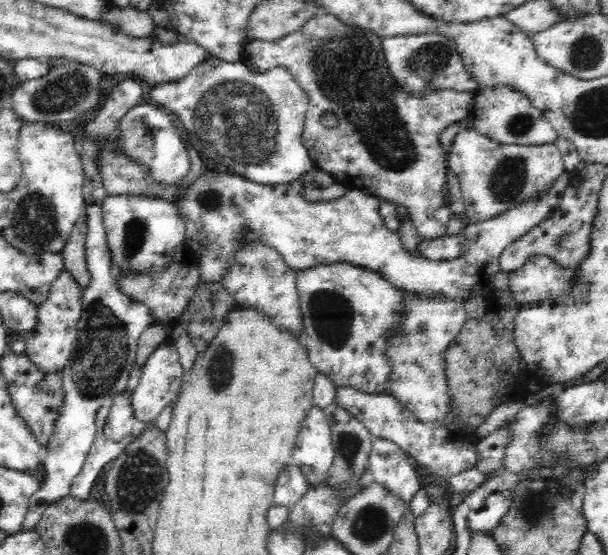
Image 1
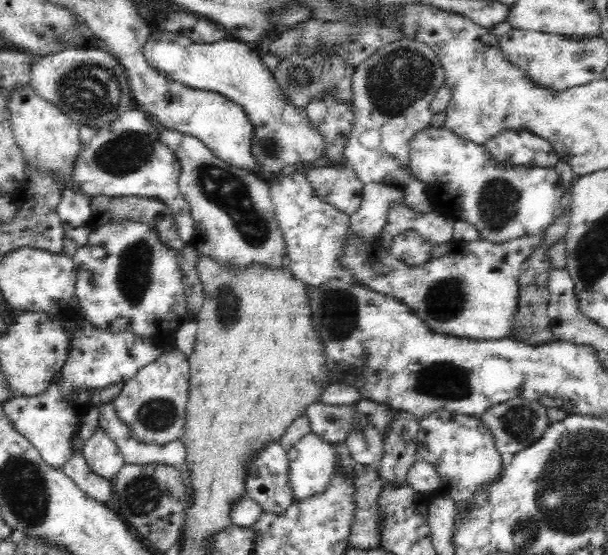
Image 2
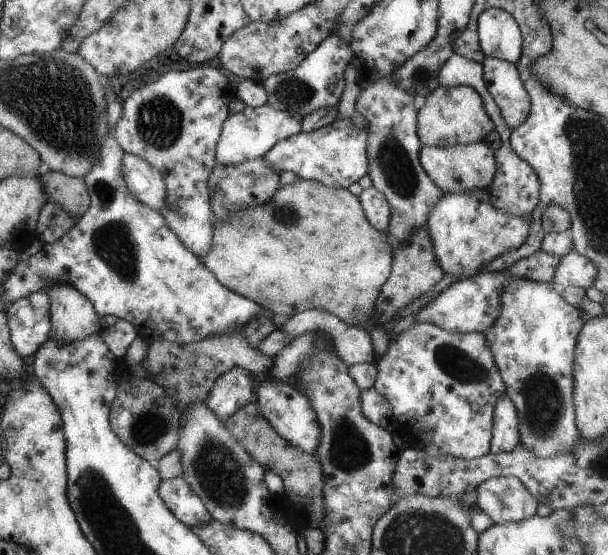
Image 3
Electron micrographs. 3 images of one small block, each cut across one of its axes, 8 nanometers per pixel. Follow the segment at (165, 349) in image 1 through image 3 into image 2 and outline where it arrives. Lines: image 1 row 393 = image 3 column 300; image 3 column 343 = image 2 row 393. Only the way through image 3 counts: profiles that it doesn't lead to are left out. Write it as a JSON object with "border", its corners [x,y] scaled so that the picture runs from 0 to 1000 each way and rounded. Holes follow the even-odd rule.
{"border":[[[288,631],[232,663],[207,688],[183,724],[191,750],[207,768],[220,793],[237,800],[271,802],[296,789],[306,764],[306,732],[311,719],[311,650]]]}

